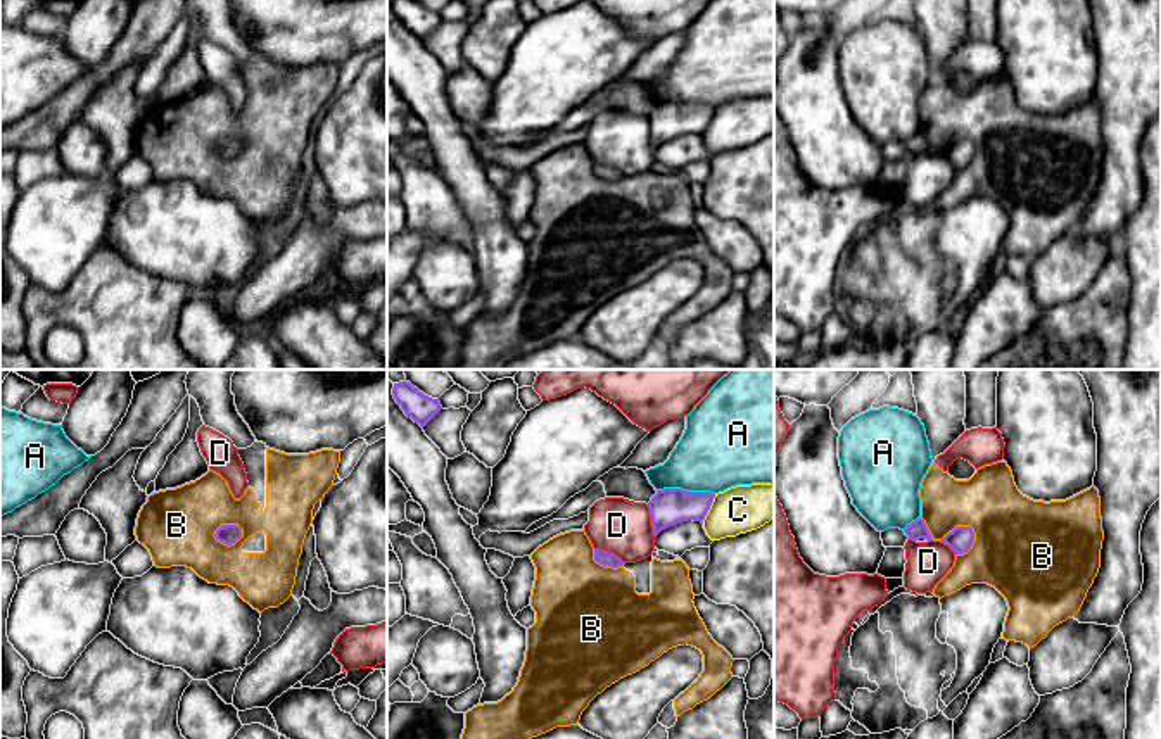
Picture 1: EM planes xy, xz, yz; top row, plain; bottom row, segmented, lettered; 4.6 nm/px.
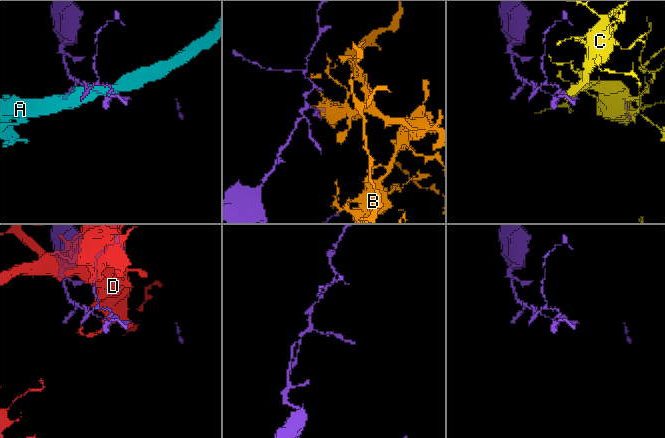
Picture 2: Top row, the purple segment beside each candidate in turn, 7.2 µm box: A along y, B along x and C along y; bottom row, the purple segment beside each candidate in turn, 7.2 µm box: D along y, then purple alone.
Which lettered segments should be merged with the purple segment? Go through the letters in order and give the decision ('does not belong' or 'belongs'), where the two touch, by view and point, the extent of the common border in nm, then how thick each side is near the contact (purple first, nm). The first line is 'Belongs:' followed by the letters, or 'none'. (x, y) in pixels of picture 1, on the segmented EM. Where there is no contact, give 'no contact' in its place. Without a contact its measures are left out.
Belongs: none
A: does not belong; meets purple in xz at (686, 491); contact 280 nm long; 170 nm thick on the purple side, 360 nm on the other
B: does not belong; meets purple in xy at (227, 525); contact 150 nm long; 100 nm thick on the purple side, 360 nm on the other
C: does not belong; meets purple in xz at (709, 508); contact 150 nm long; 170 nm thick on the purple side, 220 nm on the other
D: does not belong; meets purple in xz at (652, 522); contact 170 nm long; 170 nm thick on the purple side, 260 nm on the other

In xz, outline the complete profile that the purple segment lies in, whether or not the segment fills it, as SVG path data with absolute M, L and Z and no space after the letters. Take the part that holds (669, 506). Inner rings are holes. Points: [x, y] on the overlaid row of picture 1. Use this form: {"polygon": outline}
{"polygon": "M663 489L648 502L653 535L682 521L705 520L715 494L712 492L688 492L682 489Z"}

